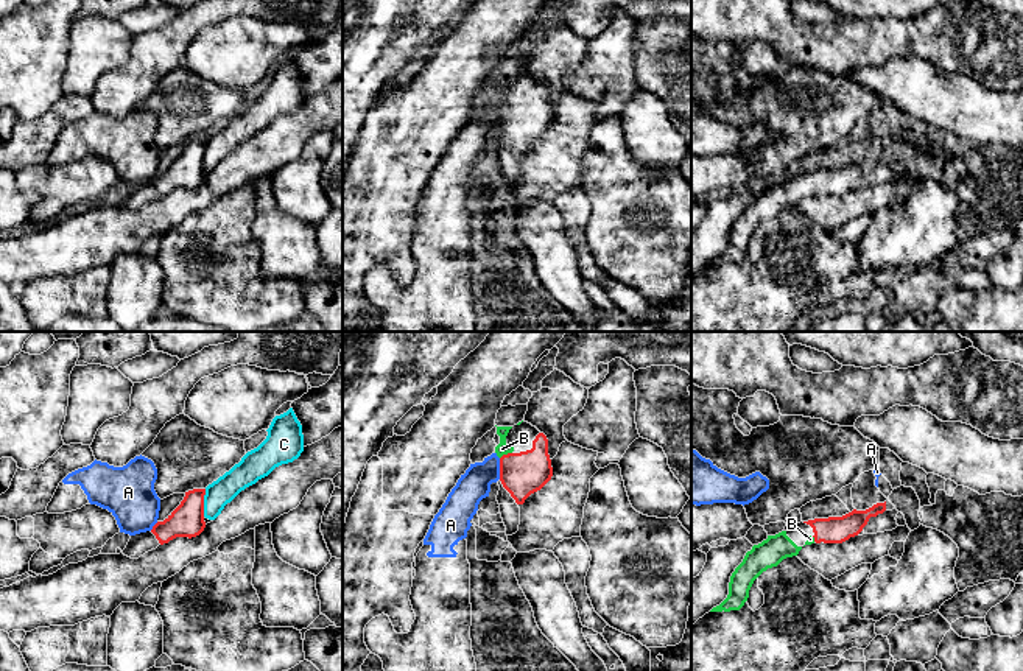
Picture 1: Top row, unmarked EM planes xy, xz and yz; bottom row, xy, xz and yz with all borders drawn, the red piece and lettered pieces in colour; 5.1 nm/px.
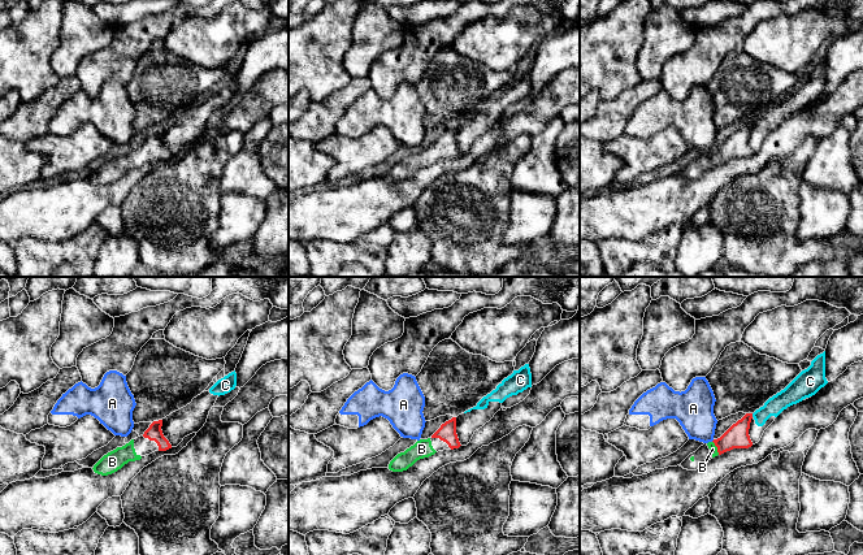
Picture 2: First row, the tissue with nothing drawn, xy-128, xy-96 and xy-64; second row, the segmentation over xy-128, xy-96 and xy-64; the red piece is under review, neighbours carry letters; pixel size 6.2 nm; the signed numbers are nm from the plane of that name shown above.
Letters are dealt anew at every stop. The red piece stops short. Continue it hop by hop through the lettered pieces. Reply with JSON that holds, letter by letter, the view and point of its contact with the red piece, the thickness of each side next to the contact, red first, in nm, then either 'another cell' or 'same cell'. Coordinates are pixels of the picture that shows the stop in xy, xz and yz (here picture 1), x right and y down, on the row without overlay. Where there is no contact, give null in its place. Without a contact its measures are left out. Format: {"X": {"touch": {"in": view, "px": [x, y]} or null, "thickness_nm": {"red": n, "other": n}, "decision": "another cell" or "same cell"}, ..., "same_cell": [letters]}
{"A": {"touch": {"in": "xz", "px": [500, 120]}, "thickness_nm": {"red": 220, "other": 160}, "decision": "another cell"}, "B": {"touch": {"in": "xz", "px": [505, 106]}, "thickness_nm": {"red": 220, "other": 70}, "decision": "same cell"}, "C": {"touch": {"in": "xy", "px": [203, 154]}, "thickness_nm": {"red": 180, "other": 140}, "decision": "another cell"}, "same_cell": ["B"]}

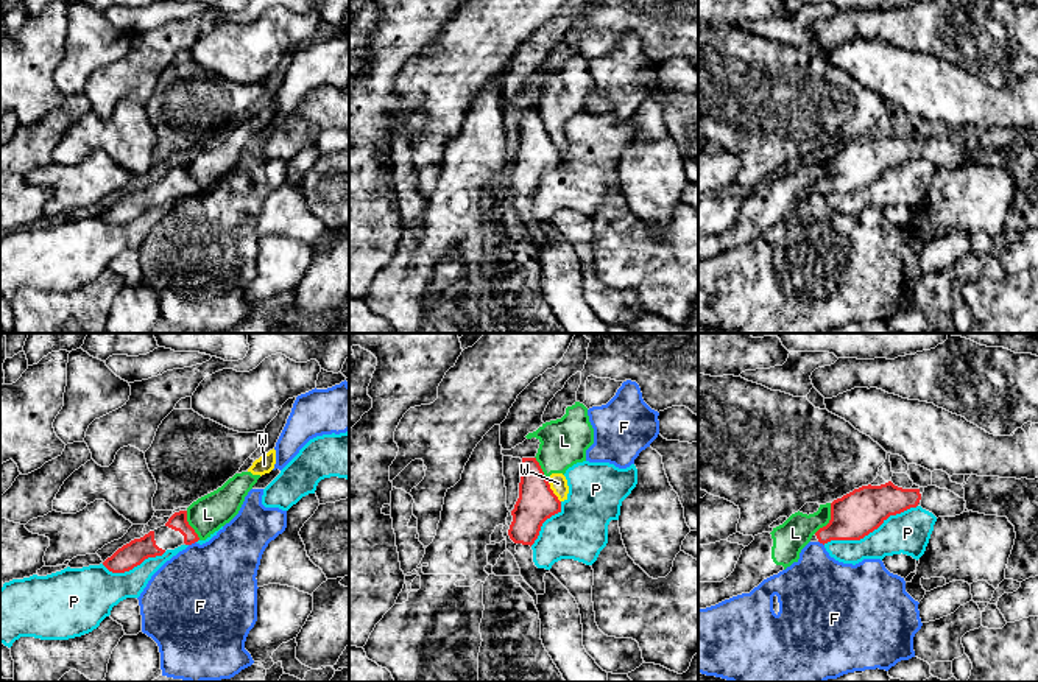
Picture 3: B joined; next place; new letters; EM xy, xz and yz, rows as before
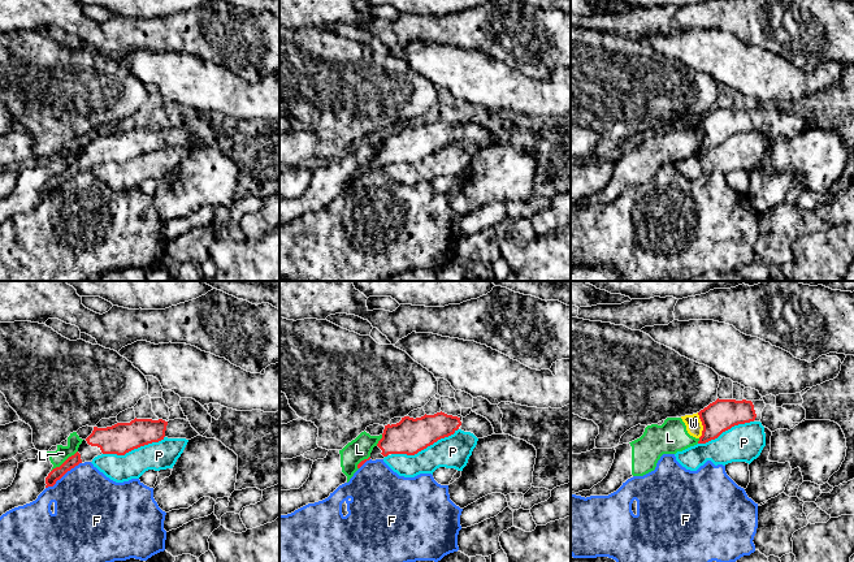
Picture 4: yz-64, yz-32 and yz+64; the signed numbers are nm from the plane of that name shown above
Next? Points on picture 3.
{"F": {"touch": {"in": "xy", "px": [192, 193]}, "thickness_nm": {"red": 90, "other": 460}, "decision": "another cell"}, "L": {"touch": {"in": "yz", "px": [829, 172]}, "thickness_nm": {"red": 240, "other": 170}, "decision": "another cell"}, "P": {"touch": {"in": "yz", "px": [870, 182]}, "thickness_nm": {"red": 240, "other": 220}, "decision": "another cell"}, "W": {"touch": {"in": "xz", "px": [552, 142]}, "thickness_nm": {"red": 200, "other": 90}, "decision": "another cell"}, "same_cell": []}

